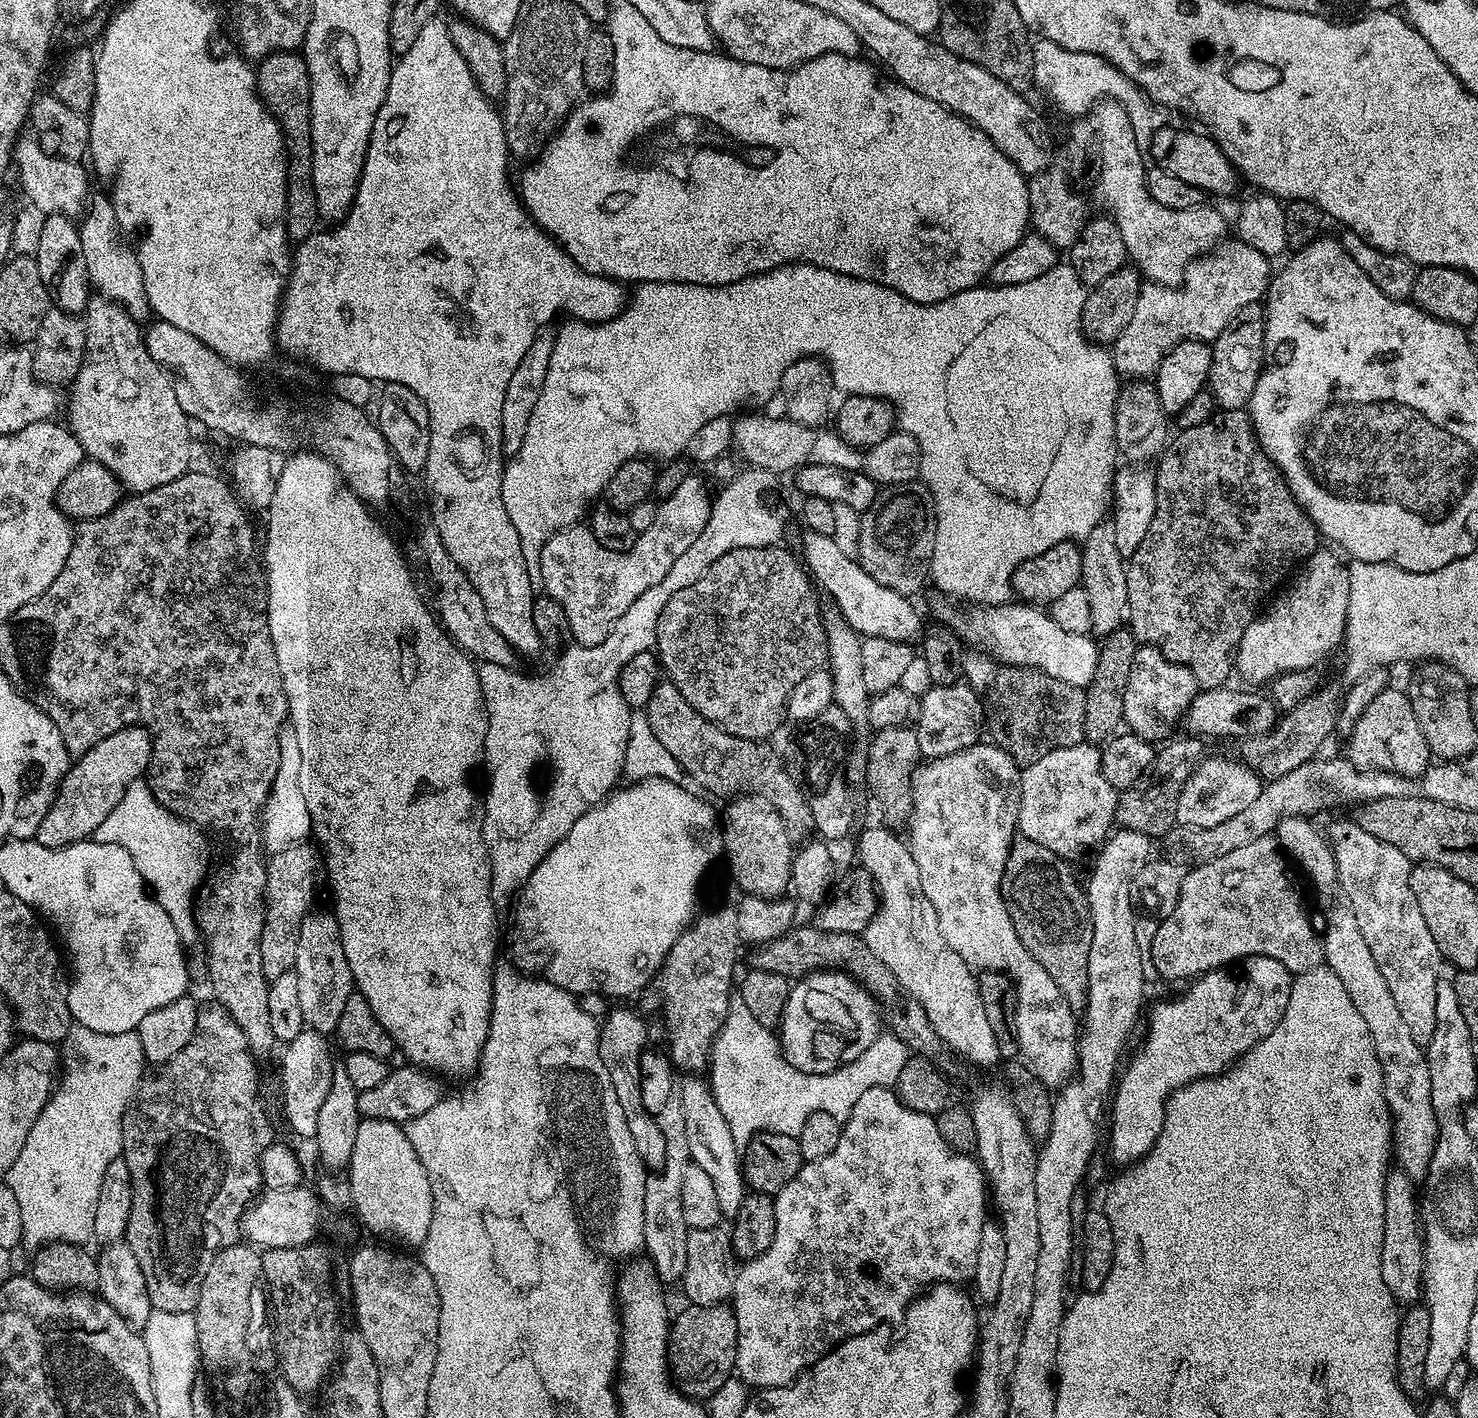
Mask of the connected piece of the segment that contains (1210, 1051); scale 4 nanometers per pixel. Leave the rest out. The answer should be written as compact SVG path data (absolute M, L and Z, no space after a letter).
M1249 956L1247 960L1239 961L1235 966L1225 967L1223 970L1214 972L1205 972L1203 976L1193 979L1190 988L1186 989L1177 1000L1164 1000L1152 1012L1152 1017L1148 1020L1148 1041L1141 1046L1136 1052L1136 1057L1127 1064L1123 1069L1122 1075L1119 1077L1118 1083L1114 1088L1114 1095L1110 1100L1110 1124L1112 1120L1112 1156L1120 1163L1120 1166L1131 1166L1136 1161L1141 1160L1145 1154L1156 1145L1158 1134L1164 1125L1164 1115L1168 1109L1168 1100L1172 1097L1172 1093L1180 1088L1185 1088L1187 1084L1193 1084L1194 1081L1207 1081L1210 1076L1219 1076L1227 1073L1228 1069L1235 1065L1236 1061L1241 1059L1246 1053L1252 1051L1255 1044L1265 1040L1270 1033L1279 1026L1279 1020L1284 1014L1291 1002L1291 986L1294 979L1293 973L1286 970L1286 966L1282 966L1282 962L1278 962L1274 958L1266 958L1265 956Z

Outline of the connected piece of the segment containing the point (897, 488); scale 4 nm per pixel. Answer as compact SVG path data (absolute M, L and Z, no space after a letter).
M922 482L884 486L860 517L858 559L882 586L912 598L929 579L936 537L936 503Z

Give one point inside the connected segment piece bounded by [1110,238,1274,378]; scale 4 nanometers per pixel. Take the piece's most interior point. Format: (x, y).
(1215, 286)

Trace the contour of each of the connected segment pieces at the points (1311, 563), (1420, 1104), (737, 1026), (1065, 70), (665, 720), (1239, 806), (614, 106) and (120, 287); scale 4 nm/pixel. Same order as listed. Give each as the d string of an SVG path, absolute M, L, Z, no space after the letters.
M1318 550L1314 555L1309 556L1302 568L1304 576L1297 578L1296 585L1289 592L1281 591L1271 601L1272 609L1268 613L1265 611L1257 615L1256 619L1250 622L1250 626L1246 626L1246 634L1242 634L1242 642L1236 651L1235 671L1242 679L1249 680L1252 684L1265 683L1264 685L1267 685L1276 677L1281 676L1283 672L1296 672L1299 668L1316 666L1316 663L1331 648L1336 648L1339 644L1341 647L1348 626L1350 586L1345 561L1340 561L1341 557L1335 551L1332 552Z
M1341 902L1337 908L1329 910L1328 925L1324 932L1322 928L1322 943L1324 964L1334 970L1338 978L1342 978L1342 986L1346 986L1350 1002L1354 1002L1358 1014L1362 1014L1366 1030L1370 1030L1374 1054L1378 1054L1378 1062L1382 1066L1384 1093L1394 1121L1390 1136L1394 1141L1395 1163L1413 1181L1423 1181L1428 1163L1432 1161L1440 1129L1430 1092L1430 1066L1425 1049L1414 1042L1414 1034L1410 1034L1410 1026L1406 1026L1402 1019L1402 1013L1390 995L1390 986L1386 986L1386 978L1382 978L1382 970L1378 970L1378 962L1374 962L1374 954L1370 954L1370 946L1366 946L1362 930L1358 930L1358 918L1347 903Z
M733 995L728 1001L728 1016L712 1044L710 1085L714 1101L722 1110L738 1148L747 1149L748 1145L761 1134L799 1137L802 1126L806 1126L806 1118L810 1118L810 1114L825 1112L843 1122L847 1120L850 1110L854 1110L854 1102L858 1102L858 1097L866 1094L866 1090L892 1088L898 1074L902 1074L902 1066L906 1066L906 1062L910 1059L910 1053L907 1046L894 1033L887 1030L881 1032L881 1036L876 1036L864 1044L862 1054L858 1054L843 1067L826 1074L806 1074L785 1058L781 1043L777 1037L776 1040L772 1037L773 1029L762 1026L754 1015L750 1014L749 1007L740 995Z
M1045 40L1033 45L1034 78L1033 85L1049 94L1051 100L1069 117L1079 118L1093 105L1103 99L1114 99L1130 114L1130 124L1134 129L1135 142L1140 151L1149 151L1152 147L1153 134L1158 129L1167 127L1172 116L1171 109L1163 105L1150 103L1148 97L1132 80L1126 78L1119 68L1114 67L1100 55L1089 52L1066 50L1057 43Z
M662 682L654 690L650 698L647 709L650 727L654 730L654 735L662 742L670 754L677 760L677 766L680 767L681 773L686 777L689 776L696 784L701 784L705 788L703 791L717 792L723 798L735 798L738 796L761 796L782 814L782 822L786 822L786 834L794 842L804 842L816 832L814 817L811 814L810 802L805 796L805 789L797 783L795 777L788 771L782 756L771 748L771 743L762 740L747 740L738 738L726 730L719 728L714 722L710 722L674 686L671 682Z
M1212 756L1200 761L1192 771L1192 777L1182 790L1182 798L1178 798L1177 825L1185 828L1210 828L1226 822L1226 818L1234 818L1258 798L1262 787L1261 777L1257 776L1247 764L1239 759L1227 760L1224 756Z
M633 10L632 14L622 14L621 23L617 26L616 32L614 31L616 61L614 62L612 87L607 92L601 92L588 98L592 100L586 101L587 99L585 99L583 102L577 103L576 107L569 112L568 119L560 125L555 135L547 141L549 144L545 146L544 153L540 156L540 165L532 172L532 197L526 200L526 208L532 219L568 251L568 257L582 271L588 272L591 276L606 276L609 280L617 282L636 280L635 282L640 284L701 284L702 286L714 286L717 288L718 286L726 286L727 284L744 280L757 272L769 272L771 268L778 268L781 264L803 262L806 264L817 264L819 268L829 268L859 280L873 280L875 284L893 288L896 292L902 293L903 296L910 298L914 302L933 304L934 302L942 302L946 298L950 298L967 288L983 285L994 264L1007 251L1012 250L1019 240L1024 237L1025 233L1029 231L1030 217L1032 215L1030 210L1032 196L1030 191L1028 192L1029 177L1020 171L1020 167L1010 158L1006 158L1006 154L1002 154L1002 150L998 150L995 142L982 130L978 130L978 126L974 126L968 120L965 120L964 117L959 116L957 112L951 112L949 108L944 108L938 102L934 102L914 90L905 88L899 82L893 83L893 88L888 84L883 84L880 81L879 74L866 61L860 60L861 57L859 55L843 56L842 54L831 52L825 56L819 56L816 60L807 60L806 63L798 68L789 68L787 70L767 68L766 66L754 66L741 60L734 60L731 56L721 54L716 50L711 52L695 52L694 50L682 50L678 46L670 46L670 42L662 42L662 38L658 38L658 33L654 31L654 26L650 26L650 22L646 22L646 18L642 18L639 10Z
M107 195L98 197L96 201L93 199L87 205L86 215L79 221L78 227L82 238L82 250L86 254L86 270L91 287L99 295L122 305L137 322L147 321L150 309L140 257L133 249L131 252L130 249L124 248L123 242L120 241L121 229L116 222L116 211L111 199Z

